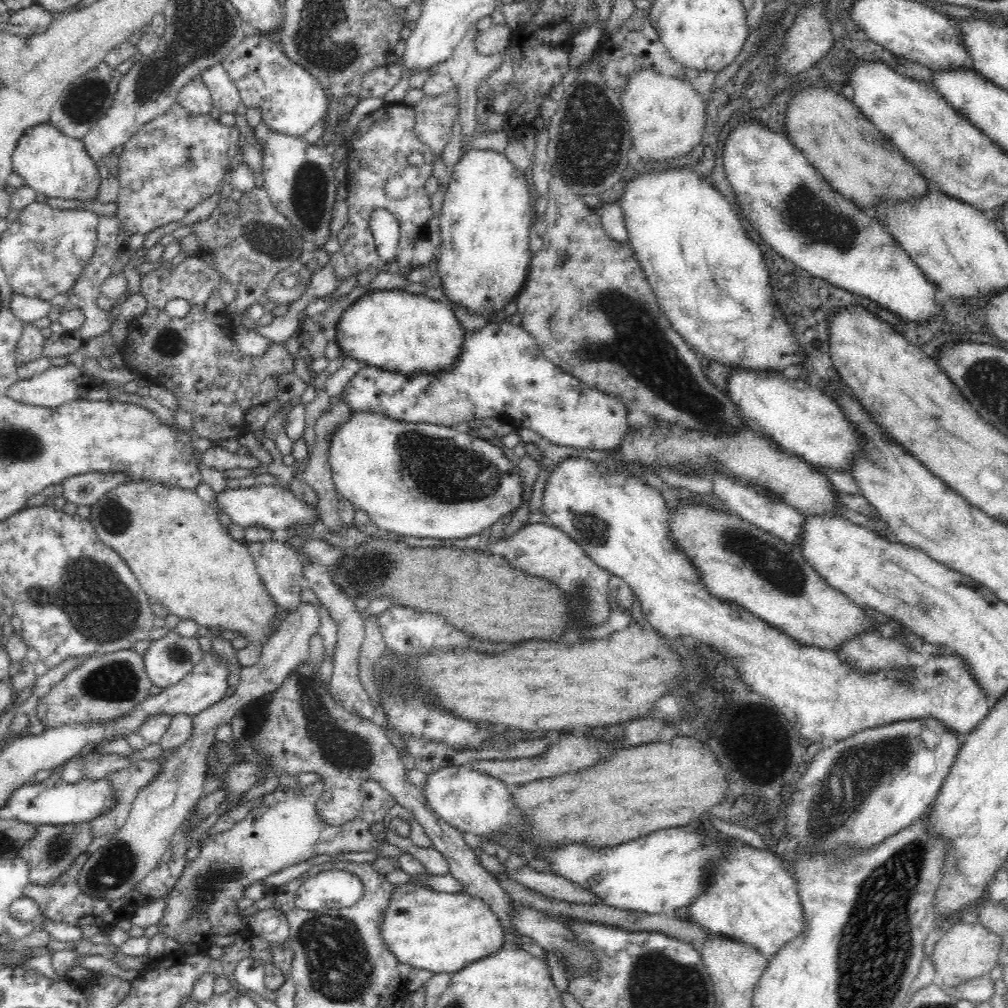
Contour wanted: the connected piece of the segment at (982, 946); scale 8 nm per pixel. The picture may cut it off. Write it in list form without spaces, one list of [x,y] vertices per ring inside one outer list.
[[[960,921],[946,929],[944,935],[935,942],[932,961],[937,968],[938,978],[949,987],[958,986],[958,982],[966,982],[972,978],[988,975],[994,966],[999,965],[998,954],[1003,949],[1002,938],[981,923],[965,923]]]

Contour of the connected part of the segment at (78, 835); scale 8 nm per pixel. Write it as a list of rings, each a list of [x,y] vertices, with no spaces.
[[[91,823],[64,824],[62,826],[38,825],[36,837],[21,851],[20,857],[26,860],[30,868],[30,881],[32,884],[46,884],[56,880],[68,866],[74,862],[74,858],[84,857],[84,851],[92,842]]]

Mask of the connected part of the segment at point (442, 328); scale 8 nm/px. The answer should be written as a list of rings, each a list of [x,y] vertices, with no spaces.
[[[369,289],[367,293],[360,296],[350,307],[345,309],[340,316],[340,319],[335,325],[335,341],[342,350],[343,358],[350,357],[357,361],[361,361],[369,366],[374,366],[382,370],[394,370],[395,372],[400,372],[401,374],[406,374],[407,376],[416,374],[434,374],[434,372],[440,372],[448,366],[452,366],[454,360],[458,358],[457,354],[460,350],[465,330],[461,325],[461,322],[454,316],[453,310],[450,307],[450,303],[445,299],[435,301],[430,299],[426,294],[414,294],[410,293],[406,289]]]

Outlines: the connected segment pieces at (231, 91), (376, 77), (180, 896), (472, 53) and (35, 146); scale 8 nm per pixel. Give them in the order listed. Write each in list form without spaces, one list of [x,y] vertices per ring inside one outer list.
[[[216,63],[202,69],[199,77],[211,92],[214,108],[220,112],[234,113],[241,102],[241,96],[222,63]]]
[[[399,57],[396,63],[391,62],[387,66],[372,70],[370,74],[366,74],[358,98],[382,97],[388,90],[394,88],[404,68],[404,59]]]
[[[319,780],[303,789],[280,786],[272,793],[260,797],[263,803],[248,812],[246,818],[237,822],[230,830],[208,838],[195,860],[186,864],[179,880],[168,896],[169,902],[160,920],[159,932],[173,938],[179,945],[185,942],[216,943],[228,946],[235,938],[240,938],[240,930],[246,927],[238,918],[236,902],[250,886],[257,881],[300,864],[320,855],[349,852],[376,853],[378,858],[394,859],[398,869],[415,876],[414,884],[422,887],[418,876],[426,874],[424,865],[412,854],[376,840],[368,827],[381,821],[395,804],[379,782],[366,781],[361,786],[364,811],[356,816],[354,823],[332,826],[317,815],[315,806],[323,794],[323,782]]]
[[[476,25],[464,35],[450,58],[444,62],[455,87],[459,92],[459,122],[462,126],[461,136],[468,138],[468,134],[476,126],[474,108],[479,100],[478,86],[480,82],[502,62],[488,62],[483,54],[478,54],[474,48],[474,41],[478,35]]]
[[[49,122],[31,126],[22,133],[17,140],[12,162],[14,172],[22,177],[23,184],[47,198],[92,201],[101,183],[99,170],[88,158],[81,139],[67,137]]]

